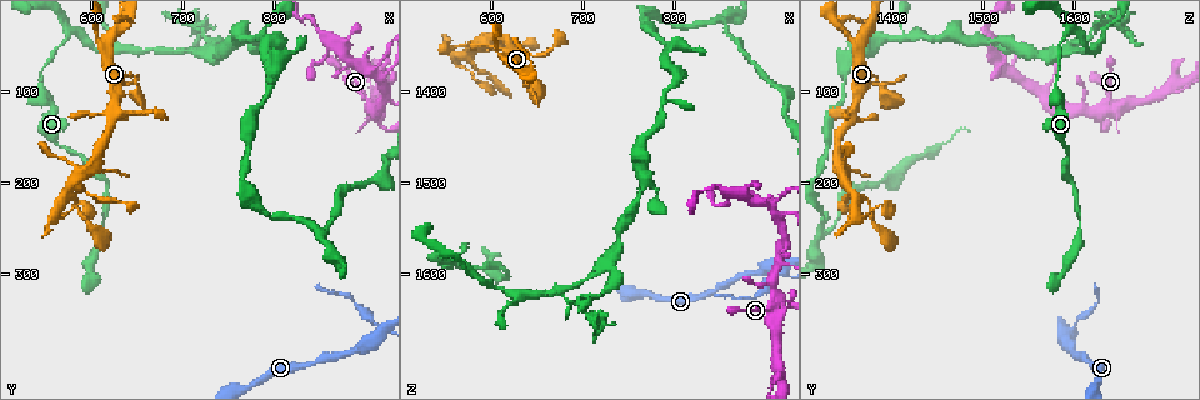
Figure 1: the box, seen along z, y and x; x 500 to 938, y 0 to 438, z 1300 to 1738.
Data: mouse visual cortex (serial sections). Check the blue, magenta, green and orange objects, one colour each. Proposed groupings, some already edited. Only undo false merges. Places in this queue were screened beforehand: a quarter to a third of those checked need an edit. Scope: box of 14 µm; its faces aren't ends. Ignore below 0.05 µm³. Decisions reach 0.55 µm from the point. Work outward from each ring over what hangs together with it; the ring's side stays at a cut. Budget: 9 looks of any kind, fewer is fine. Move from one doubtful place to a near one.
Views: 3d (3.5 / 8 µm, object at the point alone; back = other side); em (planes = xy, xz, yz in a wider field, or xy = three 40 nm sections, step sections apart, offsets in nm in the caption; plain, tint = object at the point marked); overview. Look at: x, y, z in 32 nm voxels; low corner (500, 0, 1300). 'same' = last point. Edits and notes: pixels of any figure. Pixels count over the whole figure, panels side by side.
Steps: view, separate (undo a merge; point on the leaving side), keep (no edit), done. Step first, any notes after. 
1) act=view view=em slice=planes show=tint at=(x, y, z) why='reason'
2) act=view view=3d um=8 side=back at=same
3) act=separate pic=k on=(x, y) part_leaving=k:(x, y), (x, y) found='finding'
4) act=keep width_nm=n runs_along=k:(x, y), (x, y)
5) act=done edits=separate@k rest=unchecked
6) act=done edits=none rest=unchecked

act=view view=3d um=3.5 at=(905, 115, 1640) why='thin arm on a thick one'

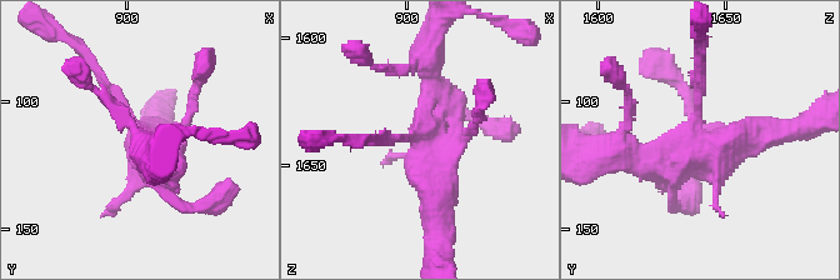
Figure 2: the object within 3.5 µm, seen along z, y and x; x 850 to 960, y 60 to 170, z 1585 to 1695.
act=view view=em slice=planes show=tint at=(908, 115, 1638)

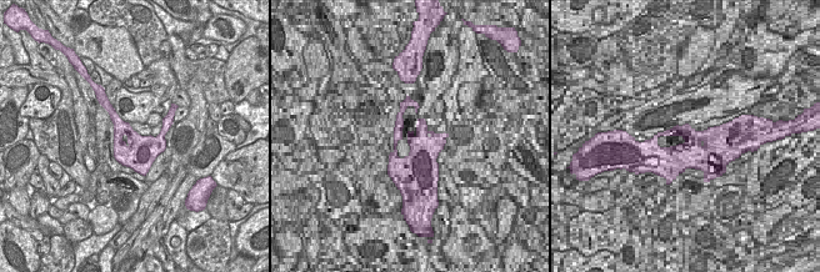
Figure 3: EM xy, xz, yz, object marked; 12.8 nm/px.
act=keep runs_along=2:(379, 138), (440, 144), (436, 205) found='all the same cell'

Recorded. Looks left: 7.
act=view view=3d um=3.5 at=(905, 80, 1525) why='small branch off a trunk'

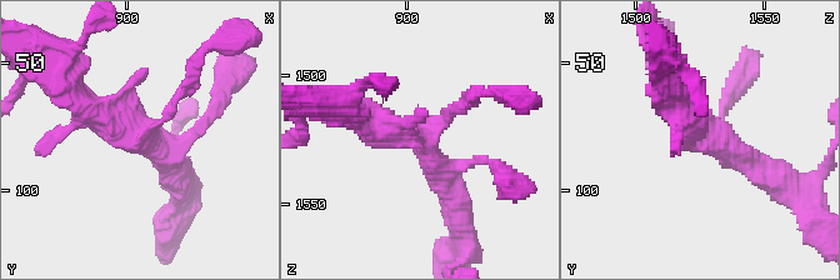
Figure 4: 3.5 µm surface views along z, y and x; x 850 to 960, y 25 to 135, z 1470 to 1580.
act=view view=em slice=xy step=5 show=tint at=(905, 78, 1525) why='now the EM'

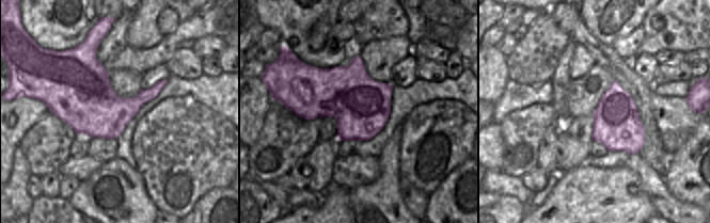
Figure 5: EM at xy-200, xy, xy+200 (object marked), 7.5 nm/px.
act=keep runs_along=4:(456, 199), (418, 138), (353, 115) found='all the same cell'

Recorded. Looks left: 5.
act=view view=3d um=8 at=(545, 100, 1580) why='branch point'

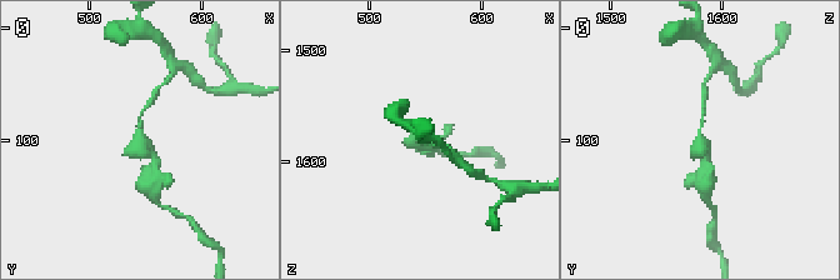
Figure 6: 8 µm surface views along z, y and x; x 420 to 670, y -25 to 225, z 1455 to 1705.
act=view view=3d um=3.5 at=(544, 104, 1584) why='zoom in'

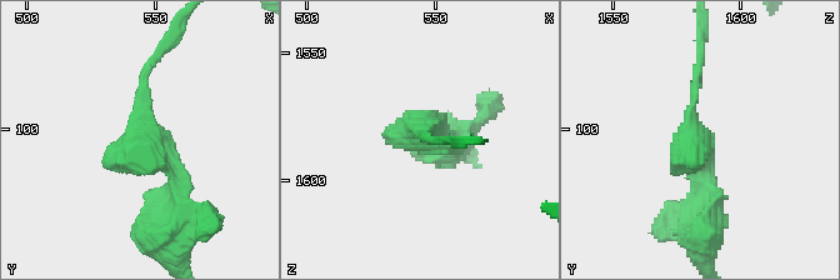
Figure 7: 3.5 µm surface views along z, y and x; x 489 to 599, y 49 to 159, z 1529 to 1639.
act=keep found='one cell here'

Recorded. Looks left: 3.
act=view view=3d um=8 at=(575, 35, 1590) why='a fork'

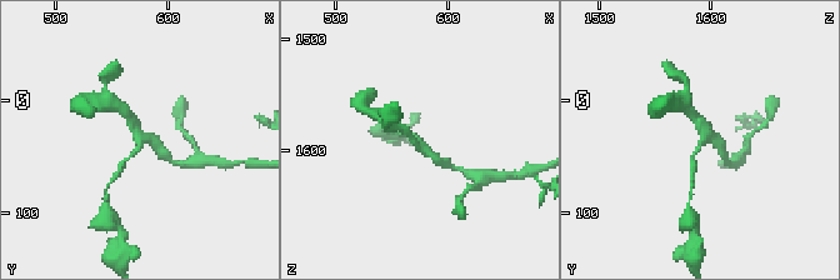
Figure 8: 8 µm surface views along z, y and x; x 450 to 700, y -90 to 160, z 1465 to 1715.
act=view view=3d um=3.5 at=(576, 34, 1592)

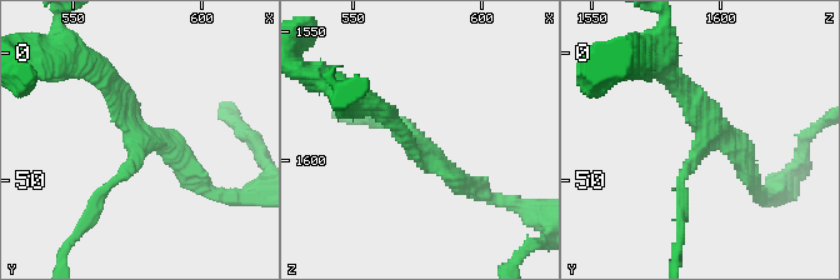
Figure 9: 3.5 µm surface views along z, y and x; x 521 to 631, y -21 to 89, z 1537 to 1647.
act=keep arms=3 runs_along=9:(373, 120), (404, 123), (473, 188) found='all the same cell'

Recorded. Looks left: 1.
act=done edits=none rest=unchecked

